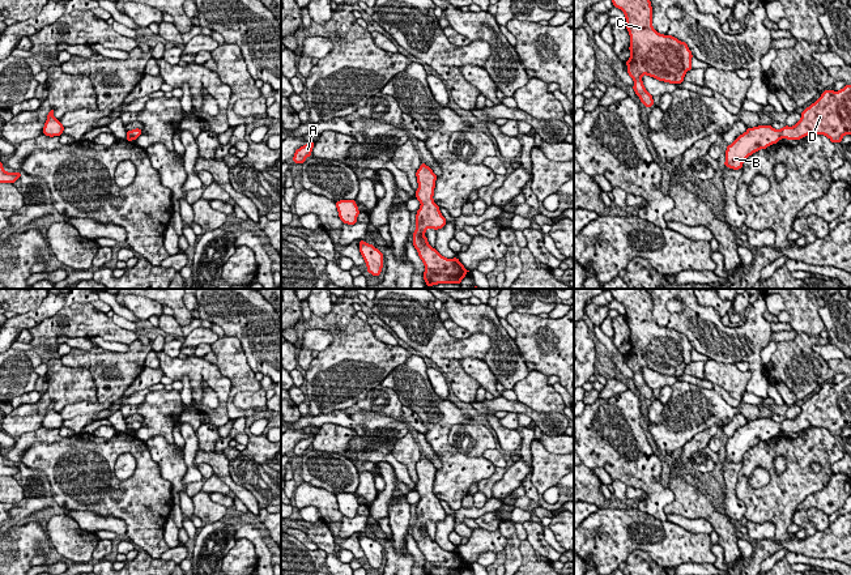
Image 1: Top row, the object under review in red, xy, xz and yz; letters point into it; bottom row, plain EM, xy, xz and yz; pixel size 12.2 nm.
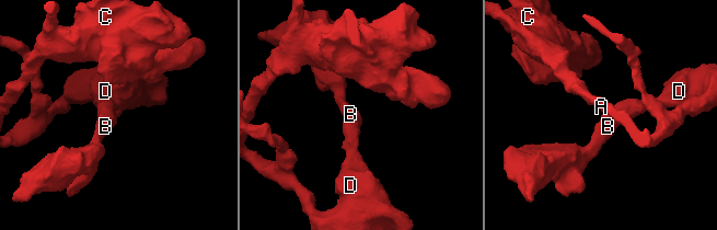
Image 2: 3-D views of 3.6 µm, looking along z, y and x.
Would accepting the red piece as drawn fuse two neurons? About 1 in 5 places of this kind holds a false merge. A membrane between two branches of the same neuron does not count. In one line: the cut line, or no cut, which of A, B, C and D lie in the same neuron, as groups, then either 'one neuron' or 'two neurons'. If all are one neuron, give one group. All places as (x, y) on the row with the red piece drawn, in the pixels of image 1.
no cut; A B C D; one neuron

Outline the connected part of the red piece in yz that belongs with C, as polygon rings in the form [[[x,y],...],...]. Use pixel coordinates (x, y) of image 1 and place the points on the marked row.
[[[612,0],[625,13],[626,29],[630,35],[630,58],[626,61],[627,73],[634,81],[634,91],[646,107],[654,106],[652,95],[646,90],[642,76],[647,74],[669,84],[684,82],[685,73],[692,69],[692,51],[685,42],[672,35],[658,33],[652,27],[652,7],[650,0]]]

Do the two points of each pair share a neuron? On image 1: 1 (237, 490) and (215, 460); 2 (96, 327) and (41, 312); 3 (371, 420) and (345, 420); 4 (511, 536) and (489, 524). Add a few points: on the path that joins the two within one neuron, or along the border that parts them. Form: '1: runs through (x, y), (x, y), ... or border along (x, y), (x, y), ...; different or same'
1: runs through (229, 482), (221, 468); same
2: border along (81, 303), (63, 306), (55, 314), (28, 329); different
3: border along (350, 412), (350, 417), (364, 429), (364, 437); different
4: border along (501, 520), (498, 527); different

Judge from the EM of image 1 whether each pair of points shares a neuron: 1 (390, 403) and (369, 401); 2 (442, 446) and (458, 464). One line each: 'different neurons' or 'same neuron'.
1: same neuron
2: same neuron

